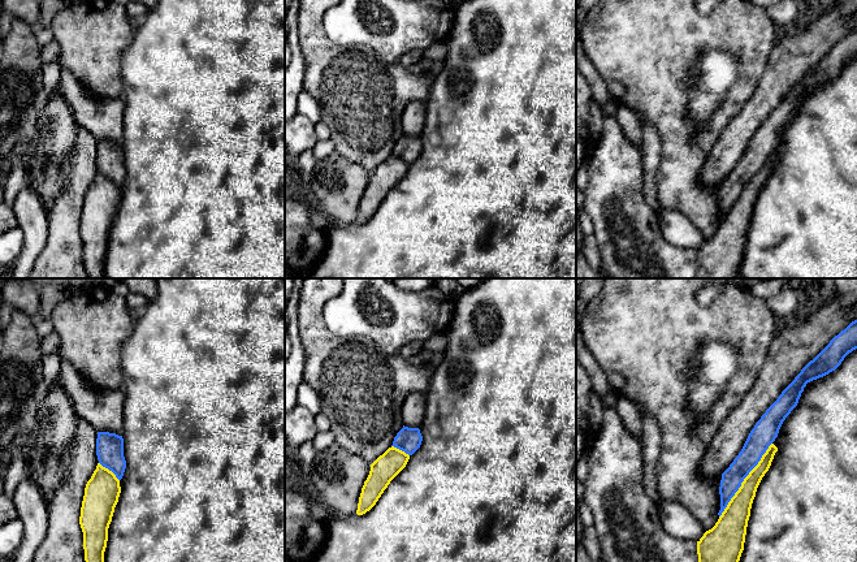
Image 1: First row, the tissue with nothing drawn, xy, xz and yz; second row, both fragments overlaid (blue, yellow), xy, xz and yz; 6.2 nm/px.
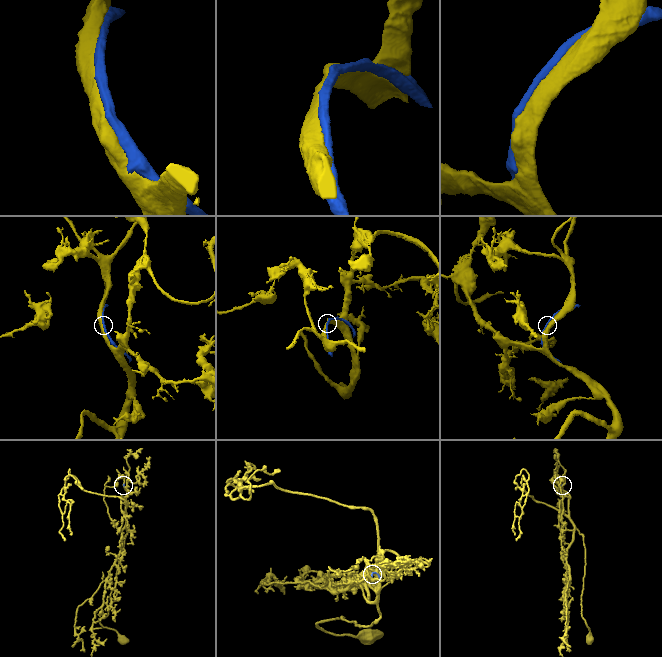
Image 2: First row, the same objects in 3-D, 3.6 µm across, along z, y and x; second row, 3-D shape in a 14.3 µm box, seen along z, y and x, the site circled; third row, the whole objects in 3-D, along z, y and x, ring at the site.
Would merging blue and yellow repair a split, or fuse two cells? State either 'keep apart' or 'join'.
keep apart

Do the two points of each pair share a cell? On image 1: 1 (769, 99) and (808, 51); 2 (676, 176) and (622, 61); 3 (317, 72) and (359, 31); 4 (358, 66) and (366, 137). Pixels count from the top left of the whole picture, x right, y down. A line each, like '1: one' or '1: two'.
1: one
2: one
3: two
4: one

